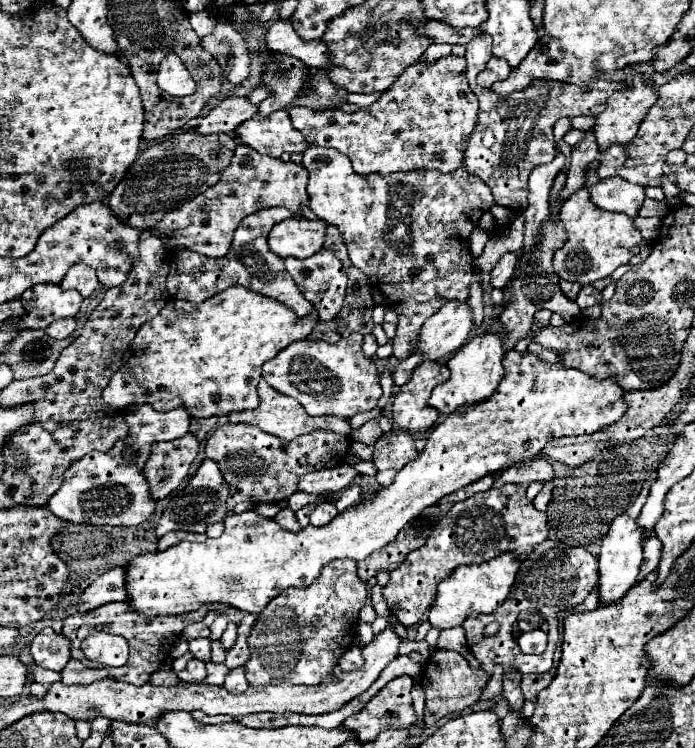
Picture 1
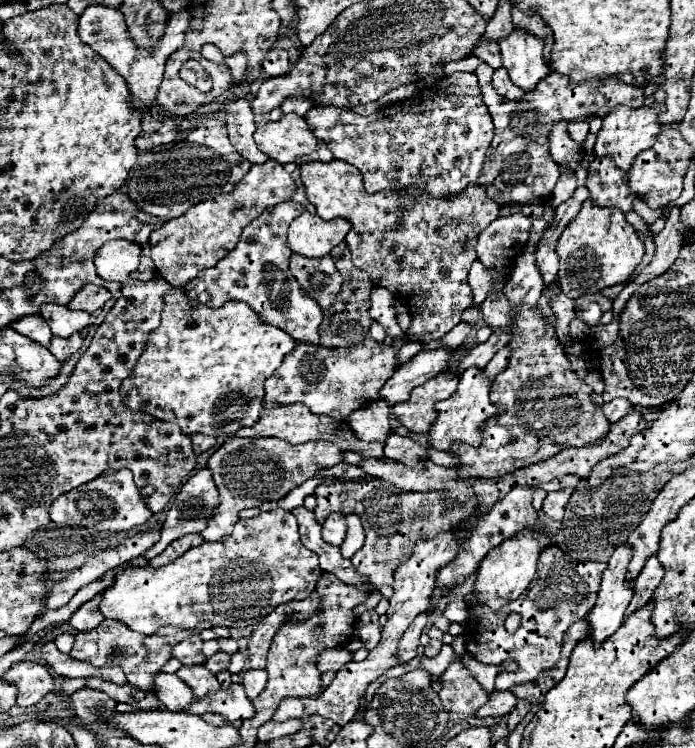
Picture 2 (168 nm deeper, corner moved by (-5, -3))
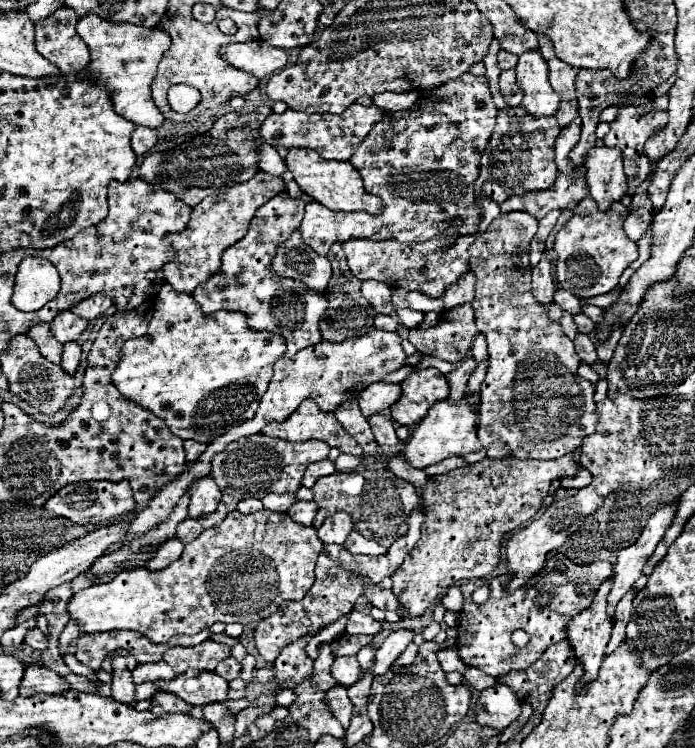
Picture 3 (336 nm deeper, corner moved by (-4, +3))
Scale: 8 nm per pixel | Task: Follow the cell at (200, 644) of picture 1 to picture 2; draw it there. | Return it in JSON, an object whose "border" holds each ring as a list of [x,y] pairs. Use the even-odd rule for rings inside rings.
{"border":[[[216,652],[216,654],[212,654],[208,660],[206,660],[206,668],[212,672],[212,674],[216,674],[216,672],[220,672],[220,670],[228,670],[228,664],[230,664],[230,654],[226,654],[226,652]]]}

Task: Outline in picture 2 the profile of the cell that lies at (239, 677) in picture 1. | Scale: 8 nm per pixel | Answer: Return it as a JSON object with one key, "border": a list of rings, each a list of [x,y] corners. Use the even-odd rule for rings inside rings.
{"border":[[[246,670],[246,672],[242,672],[242,686],[244,686],[246,696],[250,700],[254,700],[264,690],[266,678],[268,678],[266,670]]]}

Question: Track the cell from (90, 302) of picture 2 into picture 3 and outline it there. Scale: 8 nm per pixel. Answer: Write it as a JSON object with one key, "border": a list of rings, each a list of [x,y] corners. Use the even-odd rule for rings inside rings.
{"border":[[[95,294],[95,296],[91,296],[91,298],[83,300],[81,304],[77,304],[71,312],[73,312],[73,314],[77,314],[79,318],[93,320],[93,318],[97,318],[97,316],[105,314],[111,306],[113,306],[113,300],[111,300],[111,298],[107,298],[105,294]]]}

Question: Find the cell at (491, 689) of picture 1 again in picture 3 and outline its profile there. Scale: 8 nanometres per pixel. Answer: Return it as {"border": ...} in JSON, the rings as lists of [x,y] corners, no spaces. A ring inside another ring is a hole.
{"border":[[[495,684],[483,690],[477,704],[475,716],[481,726],[495,728],[503,732],[511,722],[515,722],[521,714],[521,702],[515,692],[505,684]]]}

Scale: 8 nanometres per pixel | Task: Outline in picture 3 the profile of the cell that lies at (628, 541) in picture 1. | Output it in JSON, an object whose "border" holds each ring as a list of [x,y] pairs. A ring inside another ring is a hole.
{"border":[[[611,578],[605,580],[595,594],[591,608],[583,610],[577,618],[569,622],[569,626],[565,626],[569,646],[577,662],[585,670],[577,686],[585,686],[587,682],[593,682],[597,678],[601,660],[605,656],[605,646],[613,628],[613,620],[607,616],[607,594],[611,590],[611,584]]]}

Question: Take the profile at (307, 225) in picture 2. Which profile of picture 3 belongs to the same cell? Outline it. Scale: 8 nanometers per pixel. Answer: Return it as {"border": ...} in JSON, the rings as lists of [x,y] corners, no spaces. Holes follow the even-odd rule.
{"border":[[[465,72],[457,80],[433,90],[427,102],[417,102],[401,116],[403,118],[397,118],[397,114],[393,114],[387,122],[385,114],[349,160],[359,170],[365,190],[381,198],[383,212],[379,216],[369,216],[364,211],[331,212],[319,202],[305,206],[299,230],[317,254],[327,256],[335,242],[347,242],[351,238],[393,238],[403,244],[413,244],[441,236],[441,248],[445,250],[459,236],[479,232],[481,210],[473,184],[479,176],[481,154],[497,120],[487,78]],[[453,218],[465,222],[455,232],[451,232]]]}

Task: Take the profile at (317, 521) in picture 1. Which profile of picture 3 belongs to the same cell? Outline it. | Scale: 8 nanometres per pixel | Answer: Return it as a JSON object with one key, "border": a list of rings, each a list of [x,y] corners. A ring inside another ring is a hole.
{"border":[[[335,512],[319,528],[319,538],[323,544],[343,544],[353,530],[353,520],[345,512]]]}

